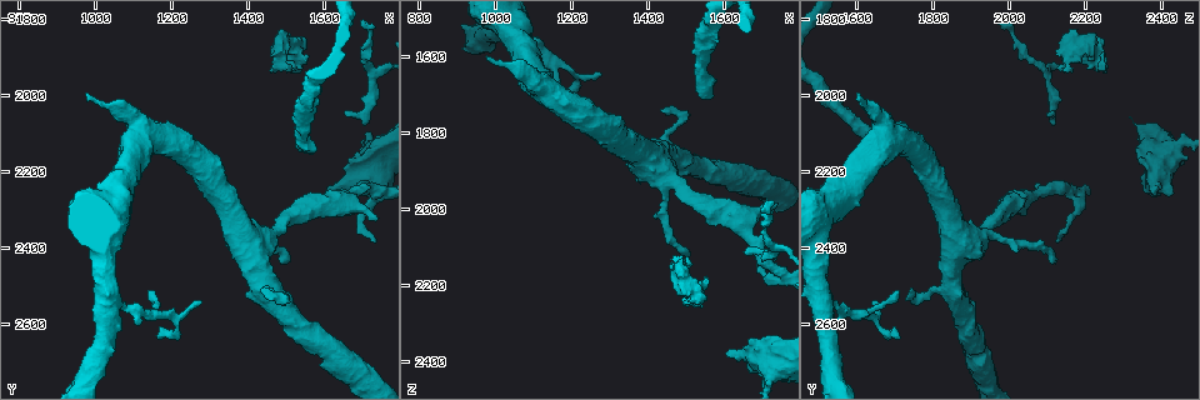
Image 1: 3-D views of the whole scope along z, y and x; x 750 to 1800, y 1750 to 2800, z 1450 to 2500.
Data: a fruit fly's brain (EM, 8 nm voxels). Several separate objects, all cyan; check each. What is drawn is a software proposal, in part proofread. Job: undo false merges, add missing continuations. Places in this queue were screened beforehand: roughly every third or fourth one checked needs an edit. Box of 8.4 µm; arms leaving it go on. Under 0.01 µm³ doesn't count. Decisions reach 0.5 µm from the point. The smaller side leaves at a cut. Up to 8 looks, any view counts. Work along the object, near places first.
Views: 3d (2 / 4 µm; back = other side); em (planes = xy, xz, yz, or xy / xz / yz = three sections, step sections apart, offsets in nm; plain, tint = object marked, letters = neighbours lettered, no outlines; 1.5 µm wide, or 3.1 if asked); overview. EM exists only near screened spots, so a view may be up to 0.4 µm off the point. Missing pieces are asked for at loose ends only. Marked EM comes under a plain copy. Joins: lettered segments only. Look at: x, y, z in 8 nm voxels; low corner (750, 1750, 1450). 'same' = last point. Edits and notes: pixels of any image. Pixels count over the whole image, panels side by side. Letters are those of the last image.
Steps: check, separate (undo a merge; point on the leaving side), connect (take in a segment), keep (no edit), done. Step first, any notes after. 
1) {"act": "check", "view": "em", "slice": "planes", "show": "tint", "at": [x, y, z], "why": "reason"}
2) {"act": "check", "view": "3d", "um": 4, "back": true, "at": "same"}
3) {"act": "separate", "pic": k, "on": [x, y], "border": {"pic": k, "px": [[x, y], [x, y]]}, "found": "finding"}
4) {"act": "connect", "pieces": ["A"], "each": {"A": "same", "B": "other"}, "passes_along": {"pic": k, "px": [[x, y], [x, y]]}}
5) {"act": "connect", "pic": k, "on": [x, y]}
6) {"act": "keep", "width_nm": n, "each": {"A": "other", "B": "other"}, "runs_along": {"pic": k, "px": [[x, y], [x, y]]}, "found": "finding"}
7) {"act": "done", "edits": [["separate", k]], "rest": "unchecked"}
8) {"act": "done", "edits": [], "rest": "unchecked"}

{"act": "check", "view": "em", "slice": "yz", "step": 4, "show": "tint", "at": [1665, 2240, 2380], "why": "calibre changes"}

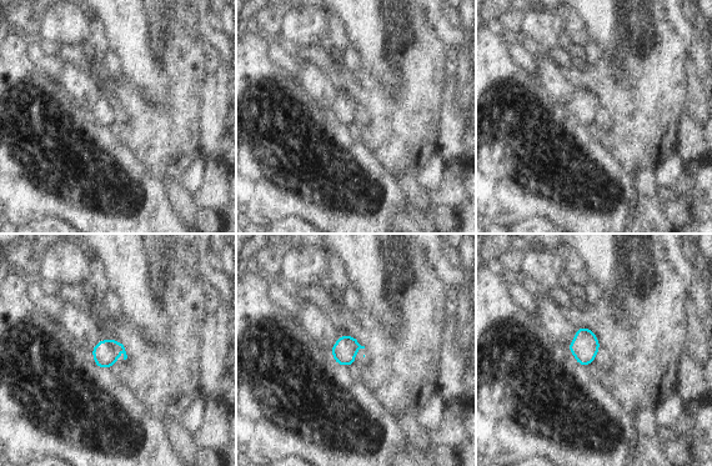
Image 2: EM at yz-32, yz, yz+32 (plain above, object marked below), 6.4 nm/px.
{"act": "check", "view": "em", "slice": "planes", "show": "letters", "at": "same"}

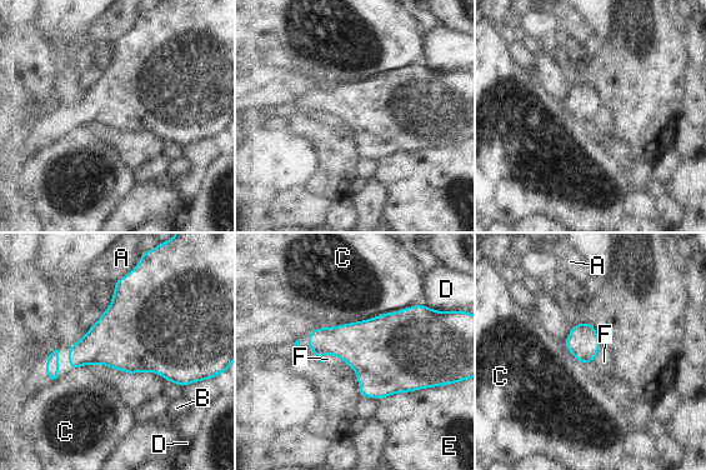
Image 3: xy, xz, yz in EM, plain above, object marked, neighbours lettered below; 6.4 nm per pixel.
{"act": "keep", "longest_contact_nm": ["C", 650], "each": {"A": "other", "B": "other", "C": "other", "D": "other", "E": "other", "F": "other"}, "found": "one neuron here"}

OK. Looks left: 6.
{"act": "check", "view": "3d", "um": 4, "at": [1575, 2155, 1705], "why": "branch stops here"}

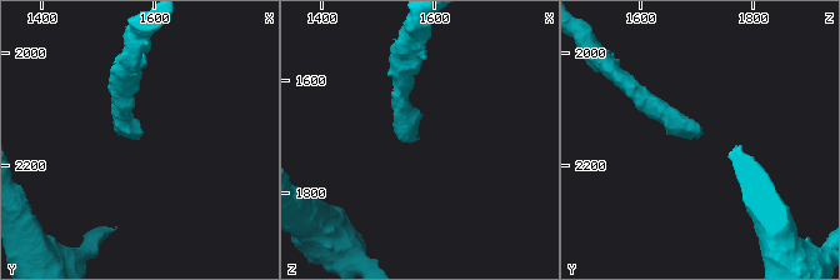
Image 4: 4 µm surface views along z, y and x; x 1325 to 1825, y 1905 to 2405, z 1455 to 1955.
{"act": "check", "view": "em", "slice": "planes", "show": "letters", "at": [1565, 2150, 1705], "why": "now the EM"}

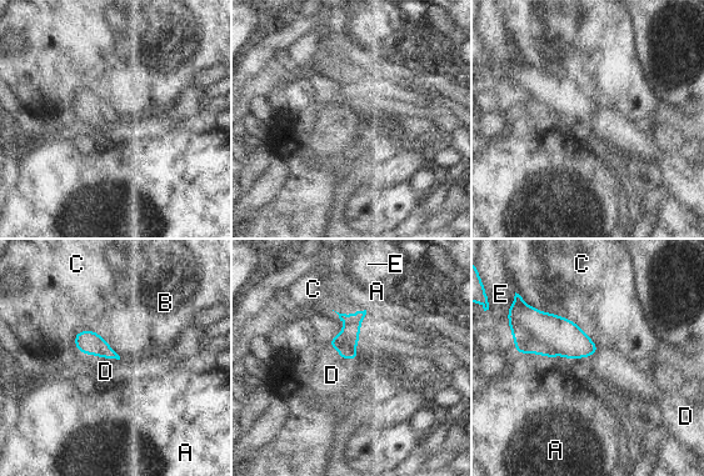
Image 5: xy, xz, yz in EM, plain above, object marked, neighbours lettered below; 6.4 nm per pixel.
{"act": "connect", "pieces": ["D"], "longest_contact_nm": ["D", 320], "each": {"A": "other", "B": "other", "C": "other", "D": "same", "E": "other"}, "passes_along": {"pic": 5, "px": [[89, 342], [95, 355], [105, 371]]}, "found": "the neuron continues"}

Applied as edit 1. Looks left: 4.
{"act": "check", "view": "em", "slice": "planes", "show": "letters", "at": [1280, 2545, 1650], "why": "branch stops here"}

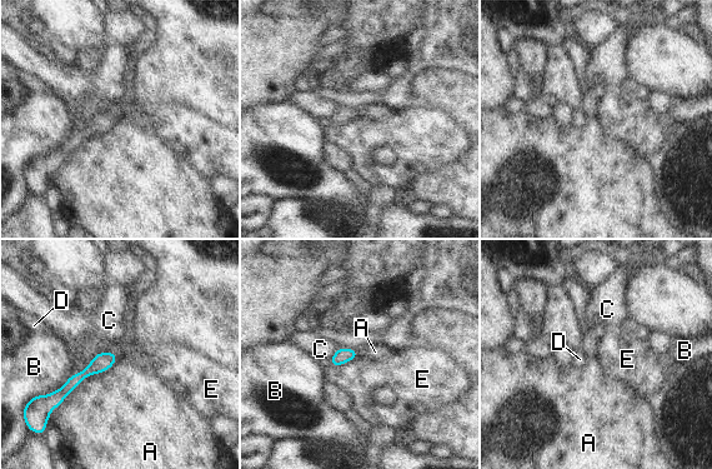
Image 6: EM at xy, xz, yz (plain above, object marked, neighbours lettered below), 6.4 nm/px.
{"act": "keep", "each": {"A": "other", "B": "other", "C": "other", "D": "other", "E": "other"}, "runs_along": {"pic": 6, "px": [[114, 358], [76, 378], [56, 398]]}, "found": "none of them fits"}

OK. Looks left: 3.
{"act": "done", "edits": [["connect", 5]], "rest": "unchecked"}

